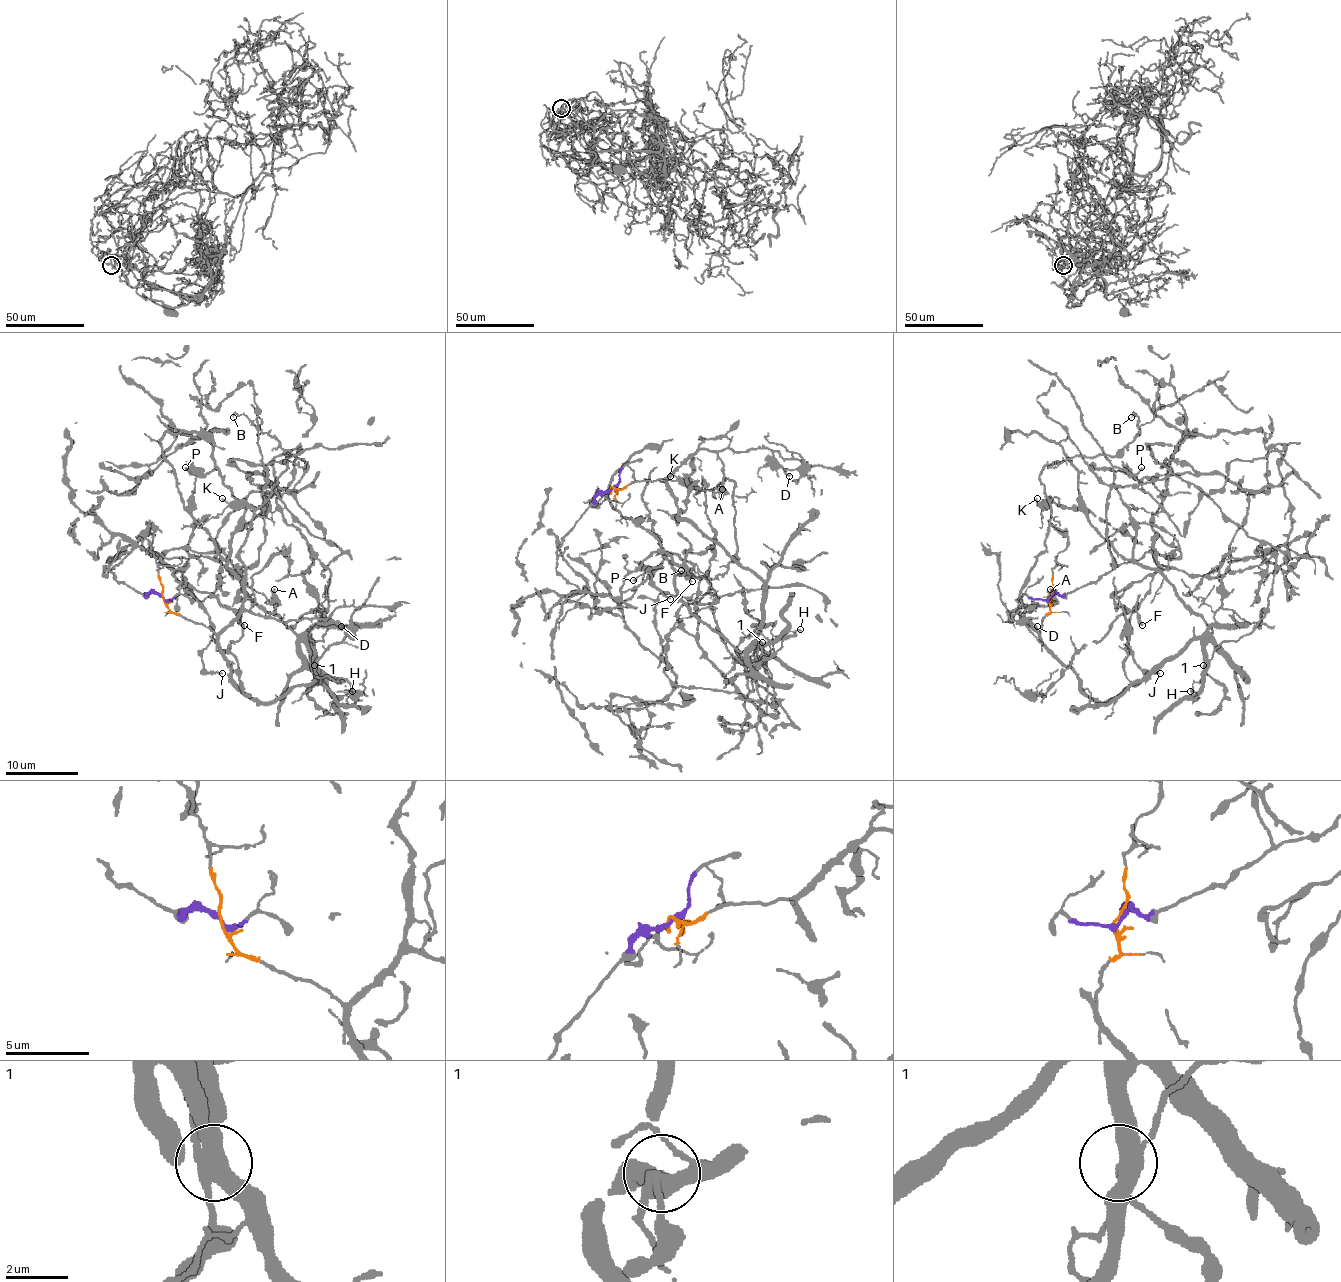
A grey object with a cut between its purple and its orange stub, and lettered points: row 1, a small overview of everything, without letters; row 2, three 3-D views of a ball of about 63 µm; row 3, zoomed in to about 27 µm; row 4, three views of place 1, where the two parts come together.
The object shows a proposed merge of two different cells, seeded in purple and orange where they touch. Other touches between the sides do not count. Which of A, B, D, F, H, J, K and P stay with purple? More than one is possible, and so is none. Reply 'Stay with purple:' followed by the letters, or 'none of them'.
Stay with purple: F, J

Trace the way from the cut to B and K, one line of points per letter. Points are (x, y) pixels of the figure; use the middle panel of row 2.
B: (611, 489), (668, 476), (690, 458), (688, 485), (734, 483), (737, 556), (710, 579), (681, 570)
K: (611, 489), (668, 476), (687, 458), (692, 460), (687, 483), (701, 489), (685, 487), (670, 476)

